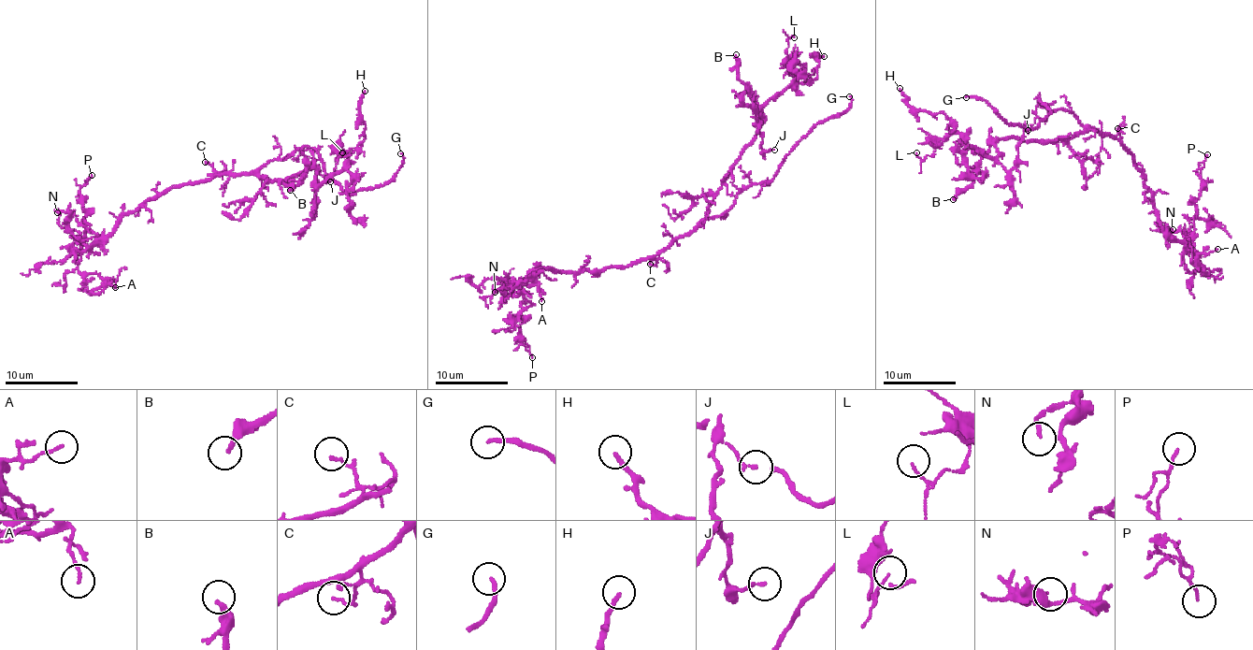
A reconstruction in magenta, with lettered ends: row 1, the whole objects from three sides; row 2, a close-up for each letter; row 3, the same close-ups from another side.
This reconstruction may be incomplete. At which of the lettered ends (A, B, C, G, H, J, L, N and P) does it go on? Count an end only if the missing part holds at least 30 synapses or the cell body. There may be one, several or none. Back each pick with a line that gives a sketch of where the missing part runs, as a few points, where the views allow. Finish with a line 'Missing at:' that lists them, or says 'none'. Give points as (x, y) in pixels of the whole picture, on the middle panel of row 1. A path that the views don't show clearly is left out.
Missing at: G

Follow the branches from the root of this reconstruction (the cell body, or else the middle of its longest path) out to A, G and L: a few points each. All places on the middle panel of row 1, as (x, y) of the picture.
A: (678, 238), (655, 255), (626, 266), (573, 272), (550, 267), (508, 287), (539, 283), (541, 301)
G: (678, 238), (688, 236), (703, 221), (723, 215), (742, 190), (769, 181), (813, 126), (847, 109), (849, 96)
L: (678, 238), (700, 224), (735, 160), (756, 134), (764, 106), (796, 83), (786, 61), (788, 37), (794, 37)

